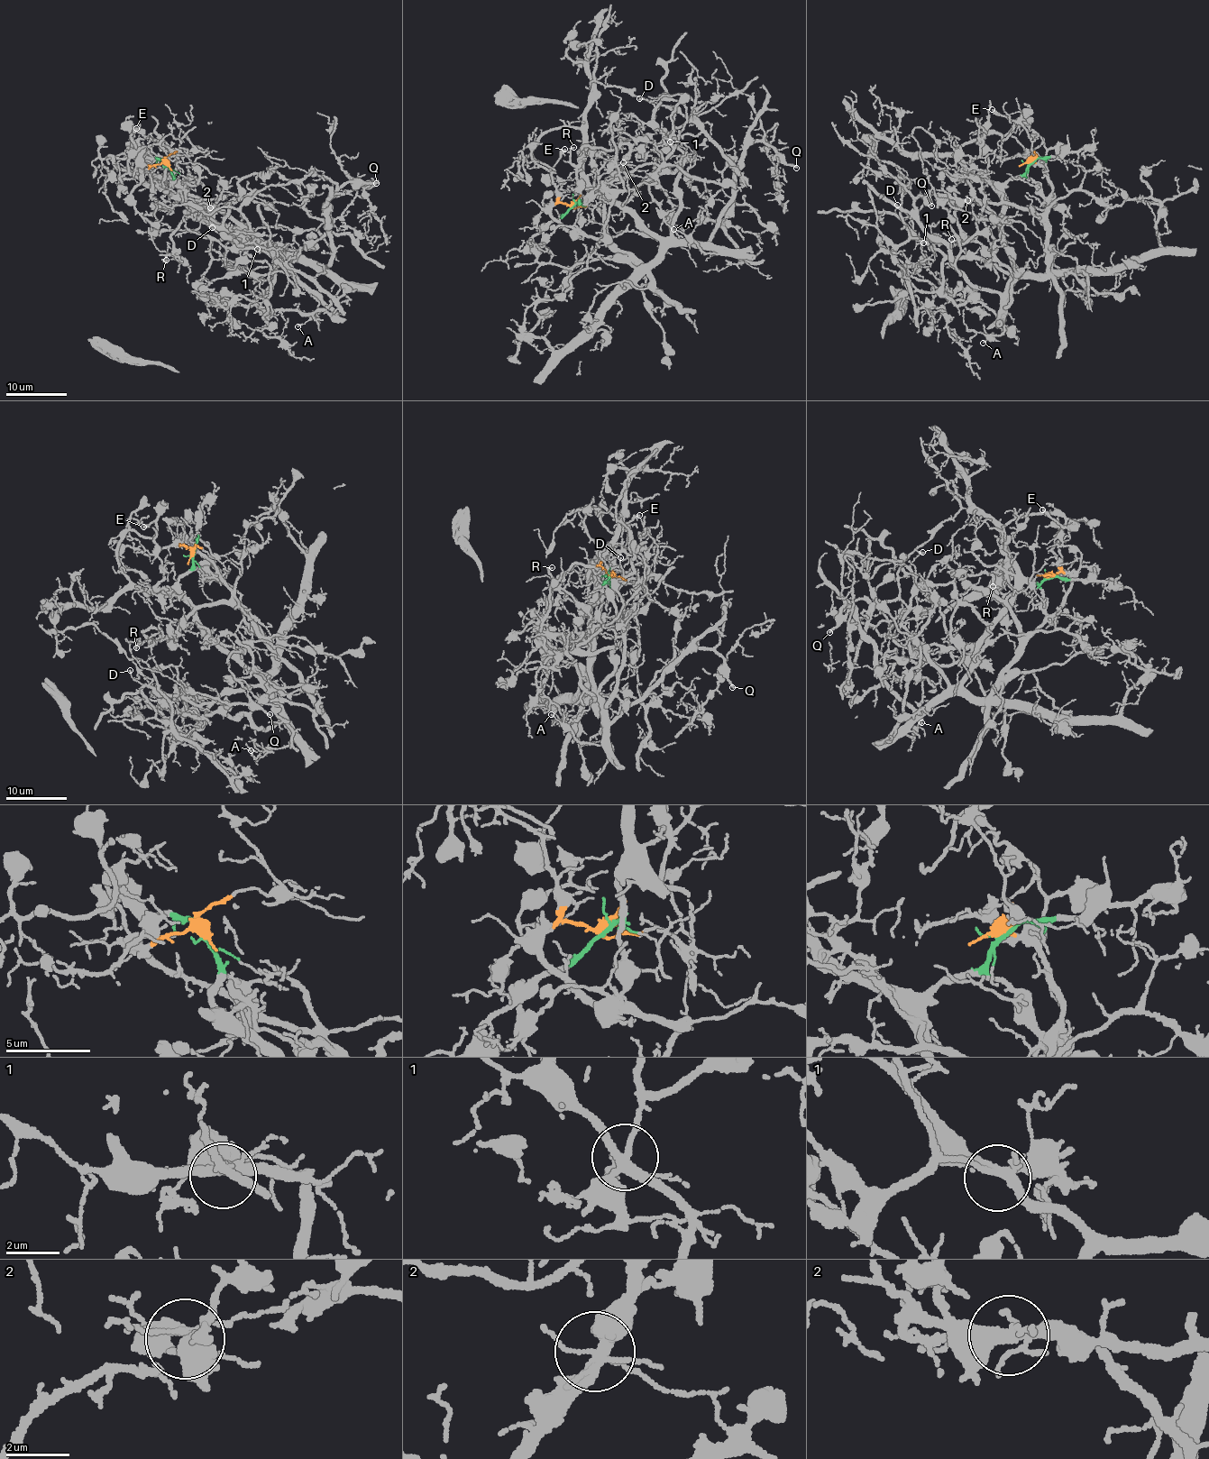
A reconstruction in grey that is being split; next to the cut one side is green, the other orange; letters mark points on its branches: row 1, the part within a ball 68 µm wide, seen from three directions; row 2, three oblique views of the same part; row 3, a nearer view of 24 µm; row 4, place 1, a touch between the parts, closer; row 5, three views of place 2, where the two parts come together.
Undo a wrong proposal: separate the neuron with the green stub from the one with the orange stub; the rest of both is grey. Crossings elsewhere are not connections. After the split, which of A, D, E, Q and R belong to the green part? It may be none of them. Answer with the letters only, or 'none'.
A, D, E, Q

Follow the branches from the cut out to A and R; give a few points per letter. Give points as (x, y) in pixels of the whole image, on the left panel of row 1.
A: (166, 163), (173, 192), (201, 216), (259, 247), (307, 260), (337, 283), (333, 301), (297, 326)
R: (166, 163), (145, 171), (212, 208), (192, 214), (172, 235), (175, 253), (167, 260)

